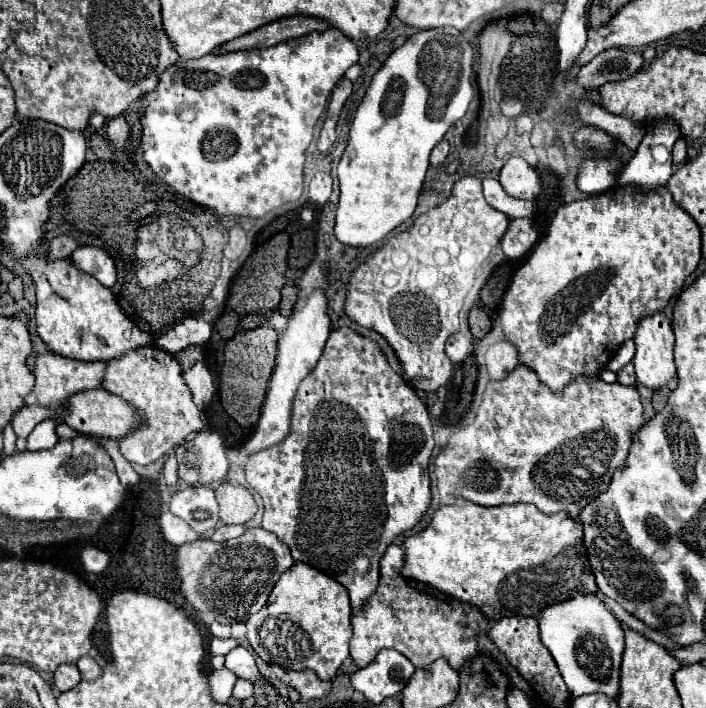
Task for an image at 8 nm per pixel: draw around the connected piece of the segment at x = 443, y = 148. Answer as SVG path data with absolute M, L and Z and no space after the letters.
M442 139L442 141L432 149L430 163L432 163L434 167L440 167L440 165L446 161L446 157L448 157L448 141L446 141L446 139Z

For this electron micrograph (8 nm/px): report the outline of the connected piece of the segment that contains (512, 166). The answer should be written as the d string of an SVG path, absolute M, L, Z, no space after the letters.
M510 157L504 163L500 183L508 195L518 199L536 199L542 189L538 173L522 157Z

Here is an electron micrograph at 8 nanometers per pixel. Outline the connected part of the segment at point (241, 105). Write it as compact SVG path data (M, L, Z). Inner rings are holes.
M338 29L310 33L310 35L282 41L278 45L264 47L264 49L240 49L240 51L228 51L228 53L220 53L220 55L210 53L210 55L204 55L200 59L190 59L190 61L178 59L178 63L174 63L168 71L164 71L164 77L160 77L156 91L150 91L148 95L144 95L140 99L140 105L136 109L140 115L140 123L142 123L142 135L140 135L138 149L142 151L142 157L150 165L150 169L164 183L168 183L172 189L176 189L180 195L188 197L190 201L204 205L222 217L252 217L252 219L264 217L266 213L278 209L284 203L292 203L302 195L302 187L304 187L302 185L302 169L304 169L304 161L306 161L304 153L314 137L314 125L318 123L334 85L344 77L346 69L352 67L354 63L358 63L358 49Z

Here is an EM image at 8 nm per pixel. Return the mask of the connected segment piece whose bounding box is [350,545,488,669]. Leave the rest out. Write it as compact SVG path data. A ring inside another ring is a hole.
M390 545L380 559L380 581L374 595L364 601L360 613L352 615L354 635L350 641L350 657L356 667L366 667L380 649L390 647L406 655L416 669L428 667L436 659L446 659L452 669L460 669L466 659L476 655L476 635L486 631L486 617L476 607L460 603L434 587L404 579L400 575L402 565L402 547Z

